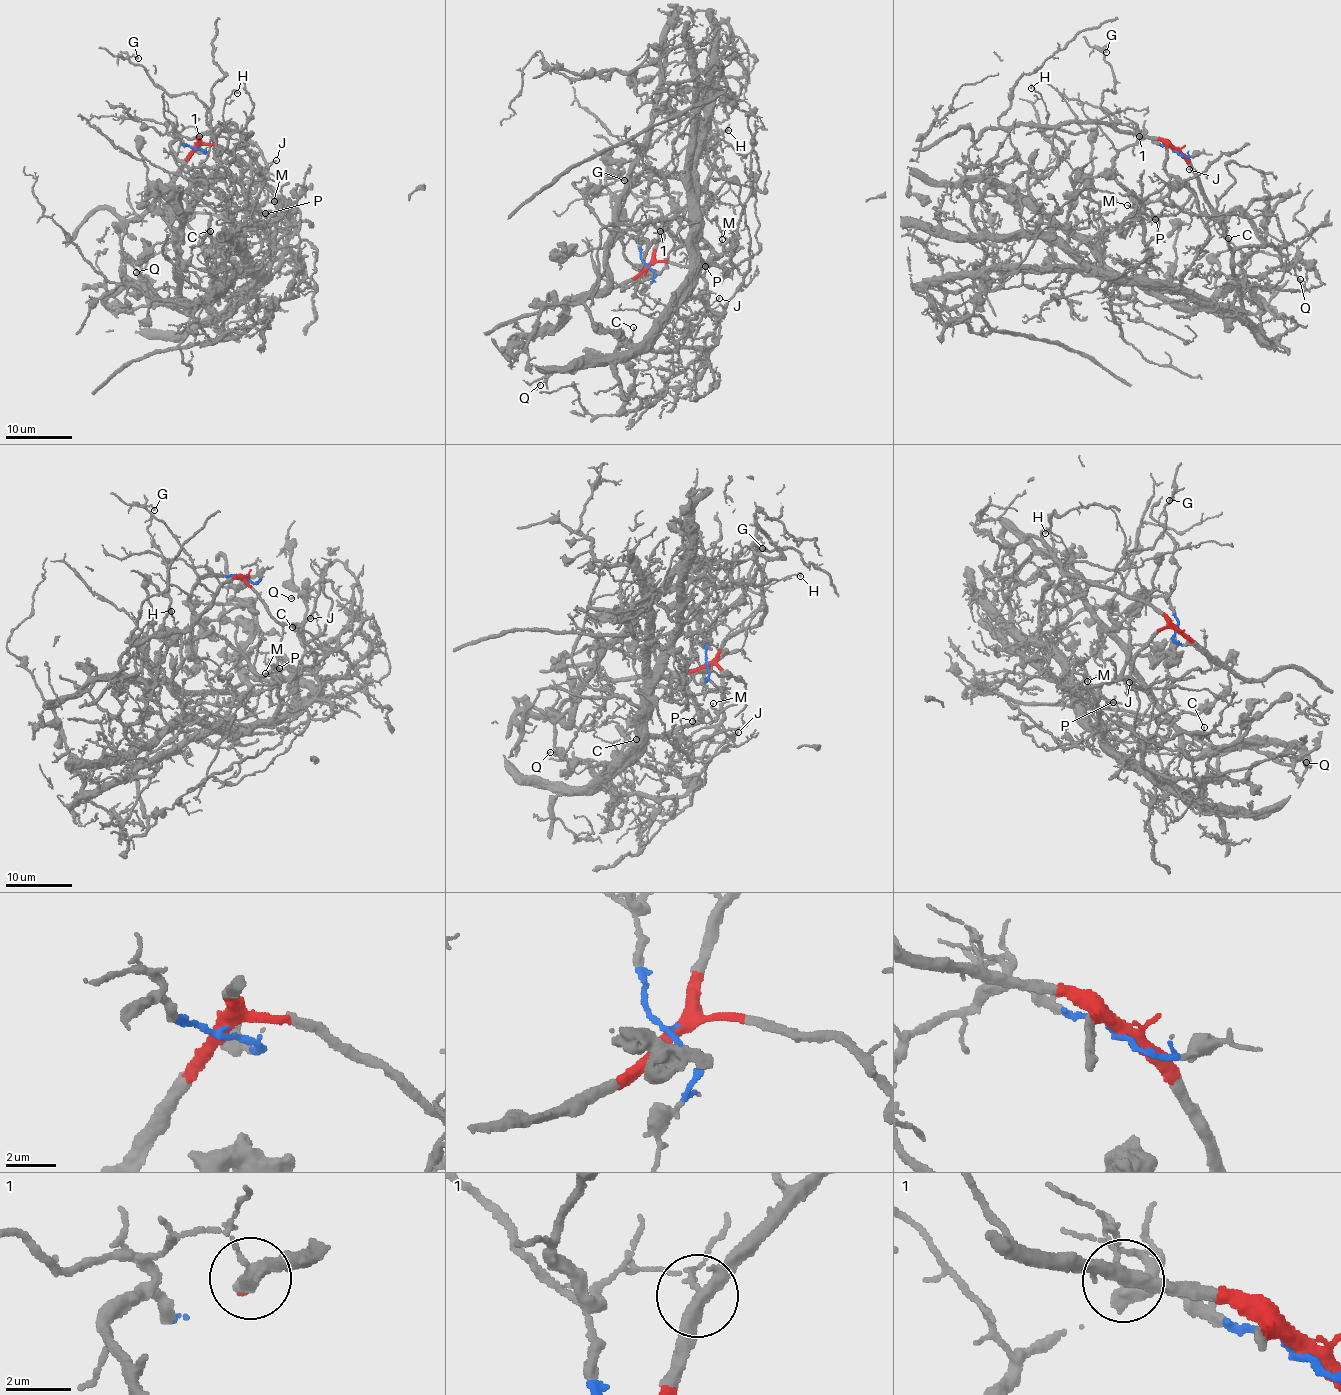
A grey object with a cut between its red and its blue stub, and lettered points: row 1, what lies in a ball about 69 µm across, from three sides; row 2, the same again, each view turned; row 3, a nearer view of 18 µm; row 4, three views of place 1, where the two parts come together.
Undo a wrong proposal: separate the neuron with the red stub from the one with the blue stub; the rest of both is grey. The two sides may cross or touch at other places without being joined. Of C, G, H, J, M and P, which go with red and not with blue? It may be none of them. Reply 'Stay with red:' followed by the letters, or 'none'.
Stay with red: G, H, J, M

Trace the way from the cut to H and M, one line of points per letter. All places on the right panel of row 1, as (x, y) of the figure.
H: (1174, 150), (1160, 141), (1093, 123), (1049, 125), (1044, 99), (1030, 87)
M: (1174, 150), (1166, 149), (1163, 167), (1168, 181), (1137, 202), (1126, 205)

